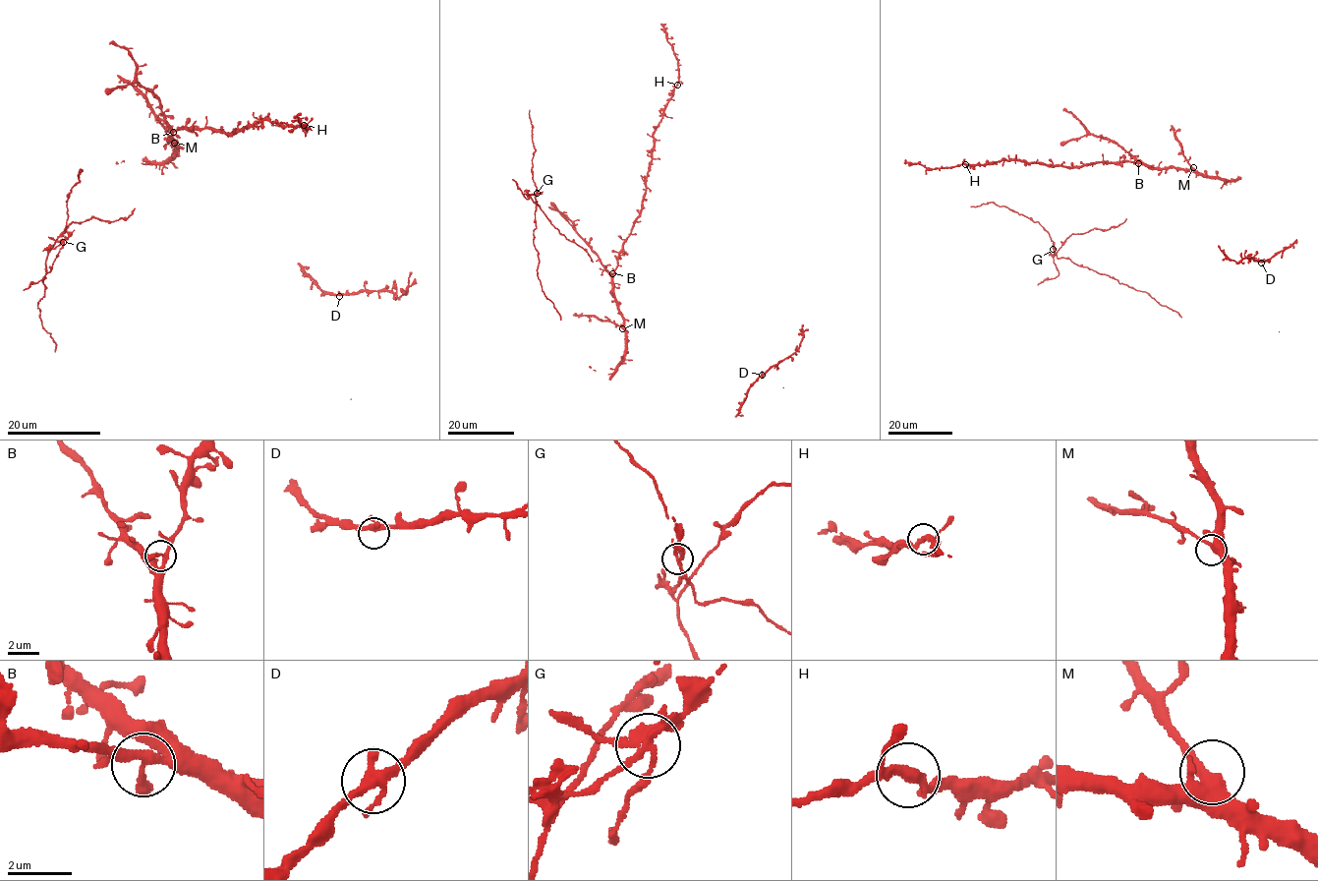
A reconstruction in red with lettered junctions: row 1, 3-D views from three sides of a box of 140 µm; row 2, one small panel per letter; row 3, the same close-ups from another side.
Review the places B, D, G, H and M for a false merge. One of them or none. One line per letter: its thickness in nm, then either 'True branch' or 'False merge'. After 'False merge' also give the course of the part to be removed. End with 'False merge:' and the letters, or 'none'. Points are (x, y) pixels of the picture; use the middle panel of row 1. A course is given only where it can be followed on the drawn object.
B: Thickness 240 nm. True branch
D: Thickness 280 nm. True branch
G: Thickness 200 nm. False merge. Course of the part to remove: (537, 193), (529, 195), (560, 233), (582, 247), (593, 262)
H: Thickness 240 nm. True branch
M: Thickness 400 nm. True branch
False merge: G

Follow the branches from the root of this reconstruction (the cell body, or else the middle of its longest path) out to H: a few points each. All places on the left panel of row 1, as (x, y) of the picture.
H: (171, 136), (175, 130), (207, 127), (224, 134), (234, 134), (262, 120), (283, 126), (304, 125)

